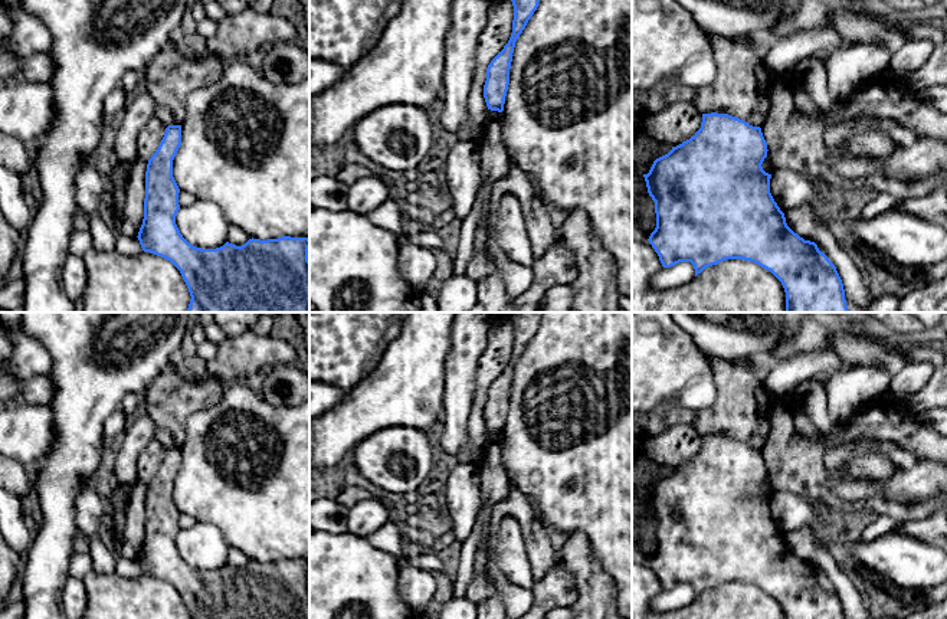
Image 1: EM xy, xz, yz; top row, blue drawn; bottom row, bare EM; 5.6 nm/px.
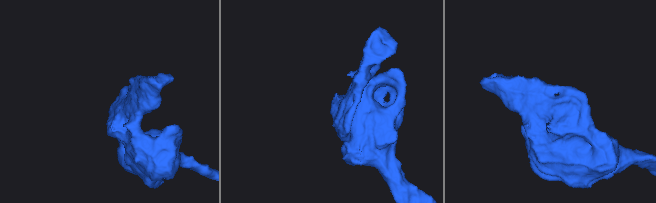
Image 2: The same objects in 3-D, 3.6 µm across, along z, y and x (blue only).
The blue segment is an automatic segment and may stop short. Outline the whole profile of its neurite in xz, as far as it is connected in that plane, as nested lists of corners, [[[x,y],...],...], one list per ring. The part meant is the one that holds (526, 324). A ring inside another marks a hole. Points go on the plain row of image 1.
[[[507,312],[507,318],[511,321],[514,328],[512,356],[508,366],[486,390],[484,420],[491,433],[504,433],[515,364],[537,333],[541,314],[543,312]]]

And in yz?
[[[702,436],[701,451],[695,458],[656,481],[649,495],[643,497],[656,536],[656,550],[649,566],[663,590],[691,584],[695,599],[722,583],[744,582],[770,593],[781,605],[786,619],[845,619],[836,589],[815,564],[805,563],[787,548],[784,536],[770,515],[771,497],[761,489],[767,474],[760,449],[728,436]]]

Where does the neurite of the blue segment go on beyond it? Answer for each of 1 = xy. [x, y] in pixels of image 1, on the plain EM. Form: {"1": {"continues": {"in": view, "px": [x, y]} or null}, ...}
{"1": {"continues": null}}

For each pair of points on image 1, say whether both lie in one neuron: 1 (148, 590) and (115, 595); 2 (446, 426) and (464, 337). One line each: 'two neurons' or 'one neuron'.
1: one neuron
2: one neuron

